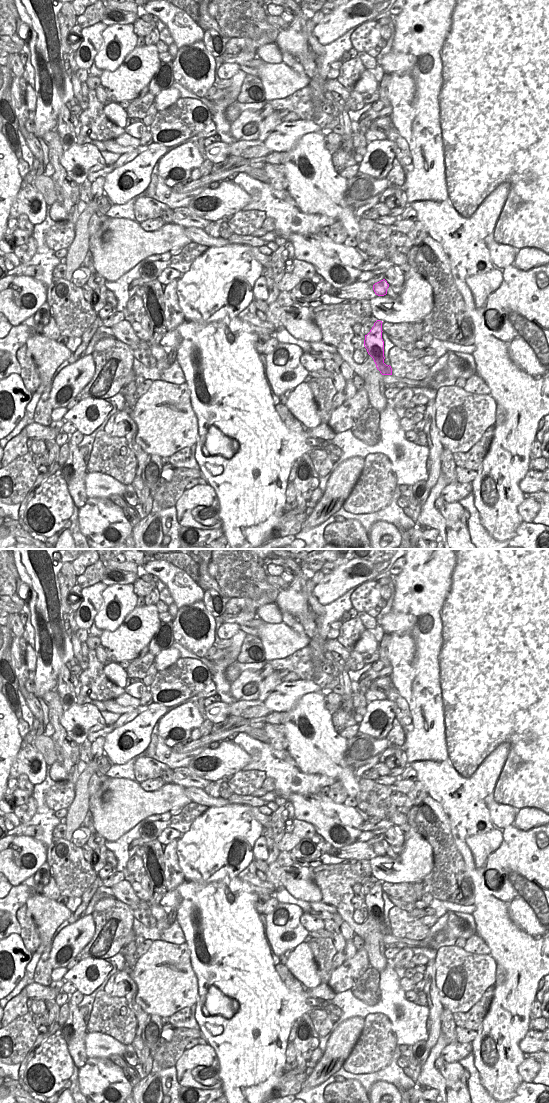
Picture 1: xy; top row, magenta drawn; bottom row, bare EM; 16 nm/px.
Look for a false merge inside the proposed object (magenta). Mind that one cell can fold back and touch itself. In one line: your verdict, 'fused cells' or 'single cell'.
fused cells

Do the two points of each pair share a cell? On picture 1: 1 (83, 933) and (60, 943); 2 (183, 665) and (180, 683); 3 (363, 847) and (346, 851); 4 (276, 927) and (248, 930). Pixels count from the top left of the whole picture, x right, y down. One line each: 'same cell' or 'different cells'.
1: same cell
2: same cell
3: same cell
4: different cells

